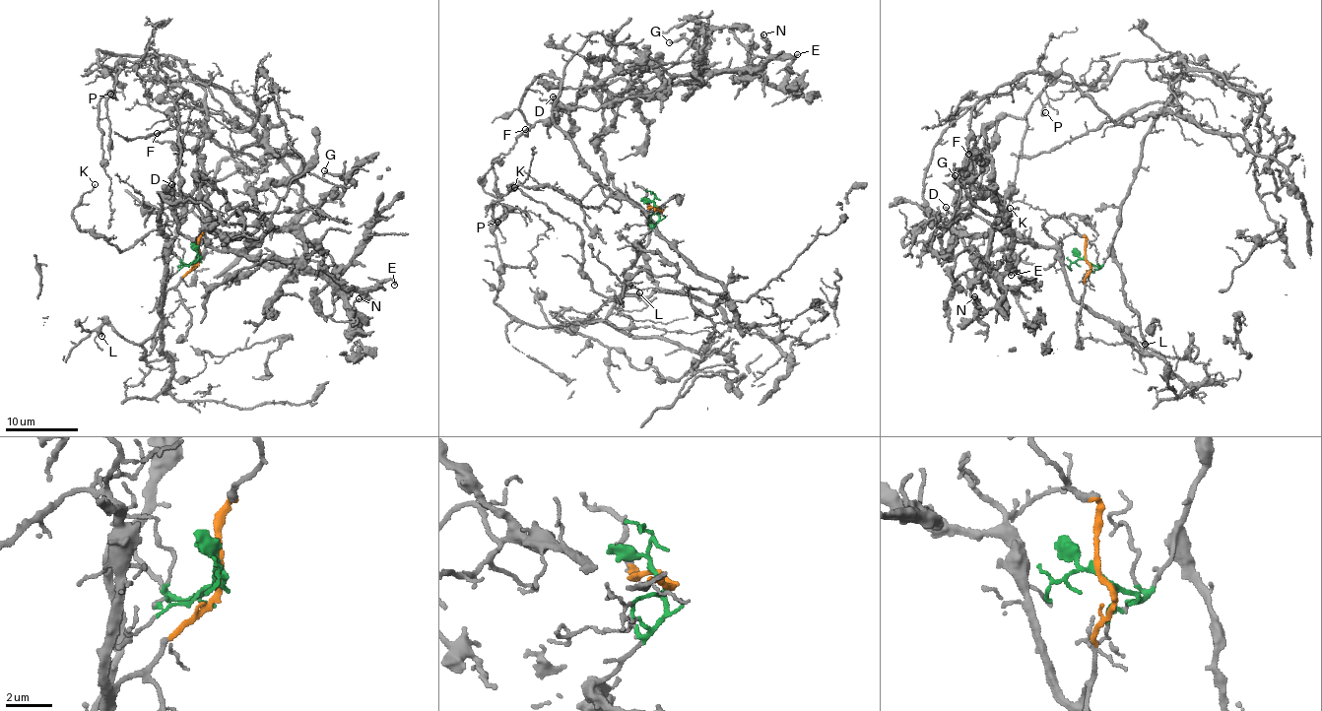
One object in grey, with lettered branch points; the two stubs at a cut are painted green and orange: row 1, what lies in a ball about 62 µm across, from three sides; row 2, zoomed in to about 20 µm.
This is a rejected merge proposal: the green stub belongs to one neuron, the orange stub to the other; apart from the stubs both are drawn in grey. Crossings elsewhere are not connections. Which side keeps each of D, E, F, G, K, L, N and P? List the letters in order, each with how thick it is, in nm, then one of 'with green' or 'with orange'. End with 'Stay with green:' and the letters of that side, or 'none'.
D: 140 nm thick; with orange
E: 240 nm thick; with orange
F: 100 nm thick; with orange
G: 170 nm thick; with orange
K: 100 nm thick; with orange
L: 120 nm thick; with green
N: 200 nm thick; with orange
P: 150 nm thick; with green
Stay with green: L, P

